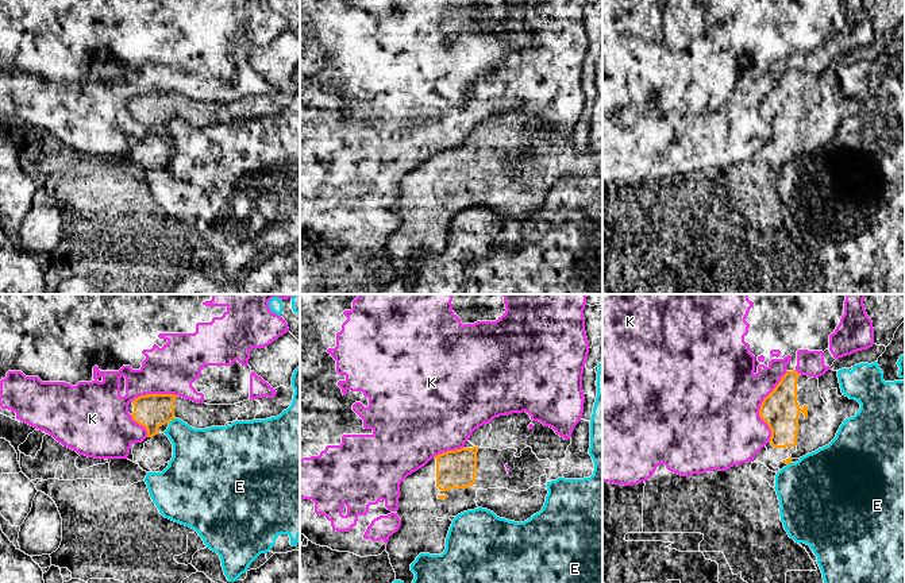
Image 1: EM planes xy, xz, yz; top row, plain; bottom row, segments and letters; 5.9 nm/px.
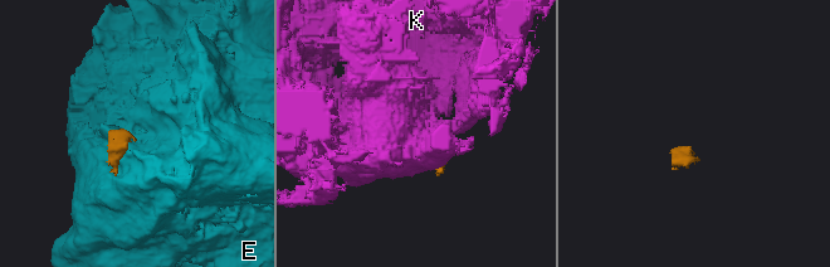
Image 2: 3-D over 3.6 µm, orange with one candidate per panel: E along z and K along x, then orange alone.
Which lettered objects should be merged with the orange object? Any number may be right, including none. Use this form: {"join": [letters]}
{"join": []}

